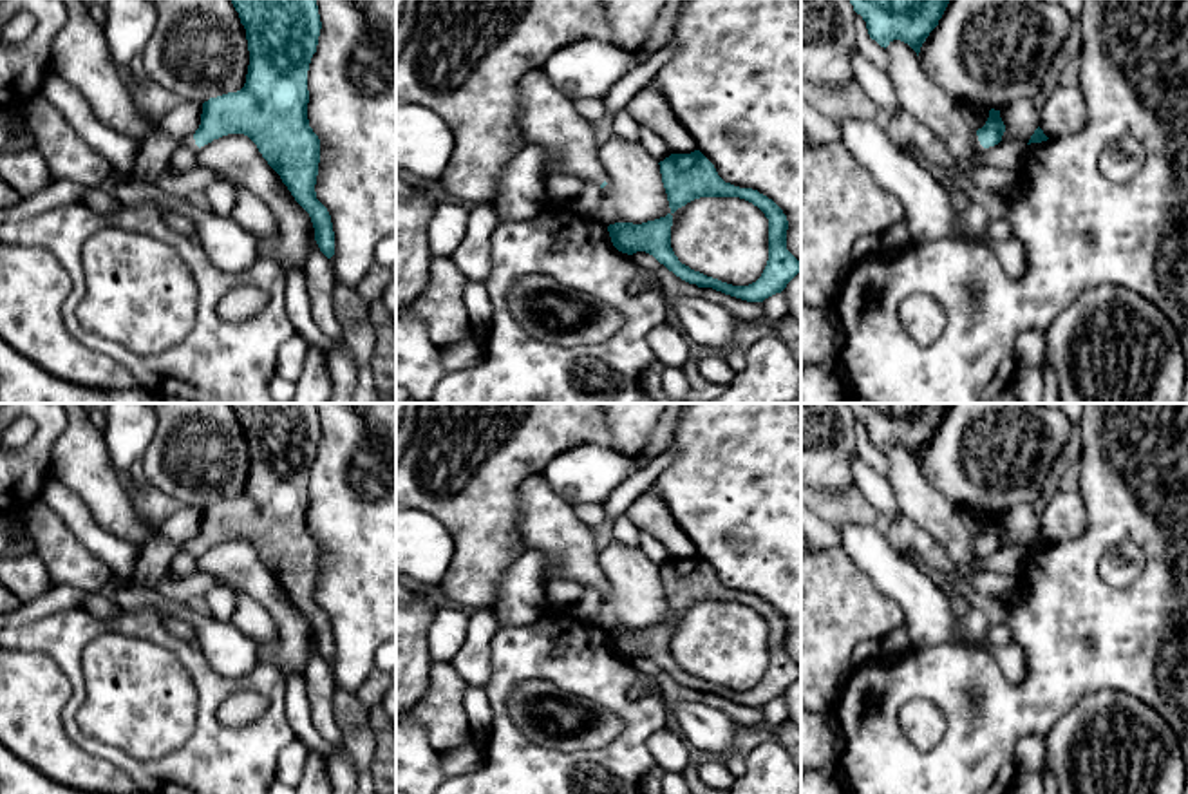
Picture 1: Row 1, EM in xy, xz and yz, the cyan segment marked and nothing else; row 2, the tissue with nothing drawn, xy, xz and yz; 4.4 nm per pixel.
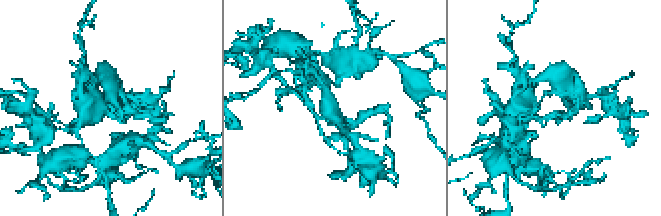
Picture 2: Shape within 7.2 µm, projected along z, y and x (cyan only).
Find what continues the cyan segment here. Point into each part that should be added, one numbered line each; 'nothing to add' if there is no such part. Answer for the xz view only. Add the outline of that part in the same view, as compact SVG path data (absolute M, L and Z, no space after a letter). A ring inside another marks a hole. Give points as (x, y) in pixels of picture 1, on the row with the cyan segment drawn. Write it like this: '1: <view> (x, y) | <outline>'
1: xz (546, 118) | M542 69L530 71L521 80L517 134L523 137L523 143L510 148L510 152L528 145L541 147L544 150L544 177L552 168L559 168L582 181L588 179L597 184L606 181L591 123L577 112L575 101L562 94Z

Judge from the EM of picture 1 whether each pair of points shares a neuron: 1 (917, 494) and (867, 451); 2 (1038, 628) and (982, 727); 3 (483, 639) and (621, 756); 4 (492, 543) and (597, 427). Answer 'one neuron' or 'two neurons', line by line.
1: two neurons
2: one neuron
3: two neurons
4: one neuron

